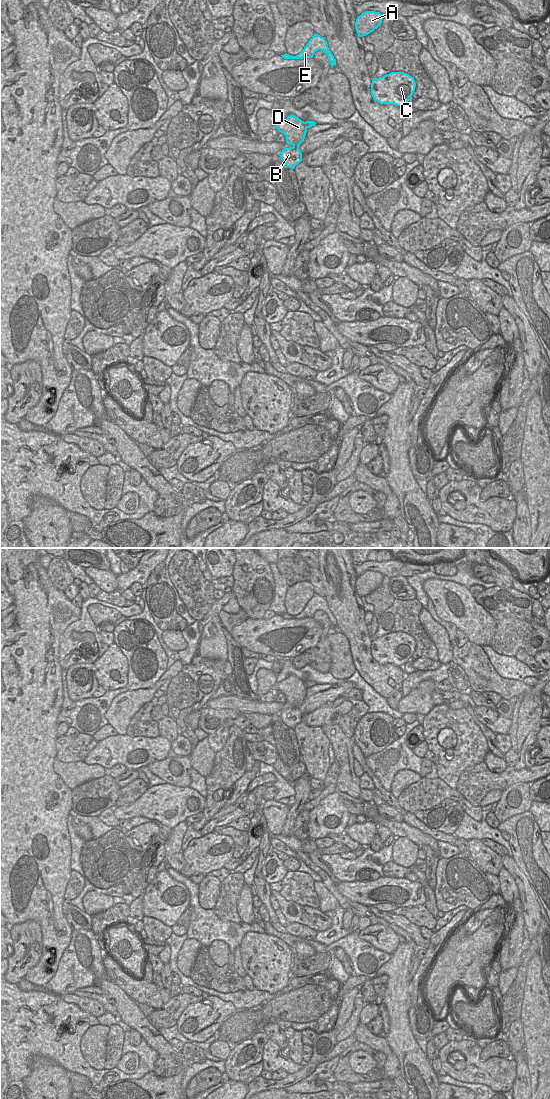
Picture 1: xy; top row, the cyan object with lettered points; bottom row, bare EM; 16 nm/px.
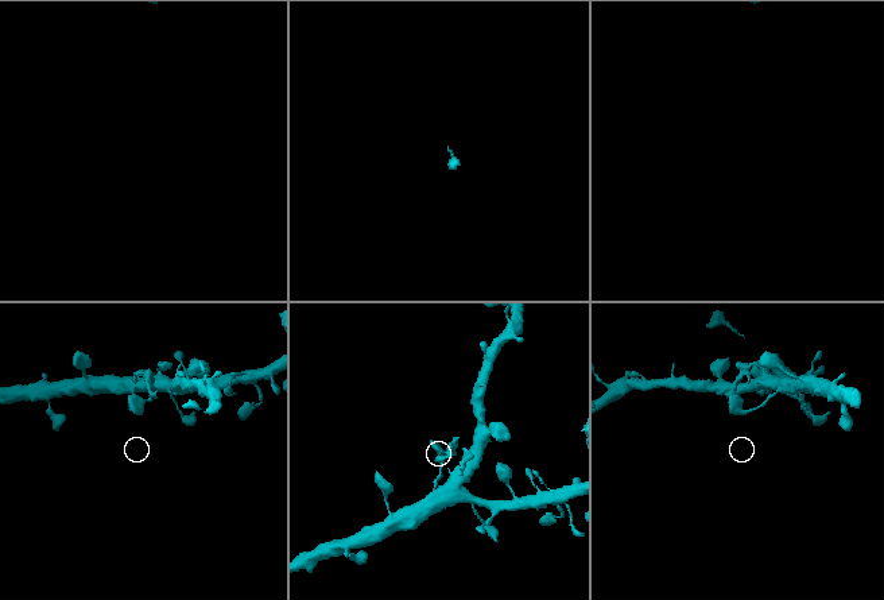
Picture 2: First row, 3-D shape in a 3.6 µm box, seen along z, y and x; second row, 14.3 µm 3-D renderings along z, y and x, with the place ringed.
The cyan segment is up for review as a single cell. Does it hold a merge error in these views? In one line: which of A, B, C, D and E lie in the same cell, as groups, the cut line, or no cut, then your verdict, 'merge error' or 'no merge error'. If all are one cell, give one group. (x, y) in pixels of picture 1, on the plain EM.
groups A B C D / E; cut xy (305, 682), (310, 687); merge error

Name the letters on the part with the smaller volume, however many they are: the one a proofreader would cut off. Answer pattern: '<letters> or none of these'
E

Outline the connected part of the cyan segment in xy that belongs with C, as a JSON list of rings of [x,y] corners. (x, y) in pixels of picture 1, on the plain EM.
[[[391,632],[371,643],[371,655],[380,664],[403,666],[412,659],[416,642],[412,636],[404,632]]]

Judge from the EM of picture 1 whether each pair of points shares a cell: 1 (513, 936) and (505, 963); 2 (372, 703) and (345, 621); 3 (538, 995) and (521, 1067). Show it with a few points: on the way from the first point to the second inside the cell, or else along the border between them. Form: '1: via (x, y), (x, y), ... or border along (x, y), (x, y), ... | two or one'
1: via (512, 943), (510, 956) | one
2: border along (356, 669), (381, 696) | two
3: border along (526, 1062), (531, 1085) | two

